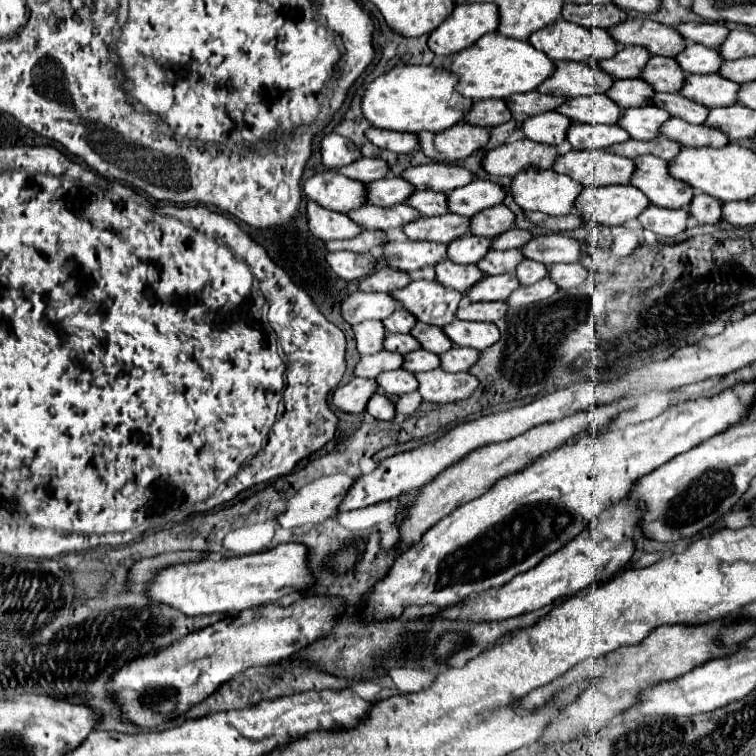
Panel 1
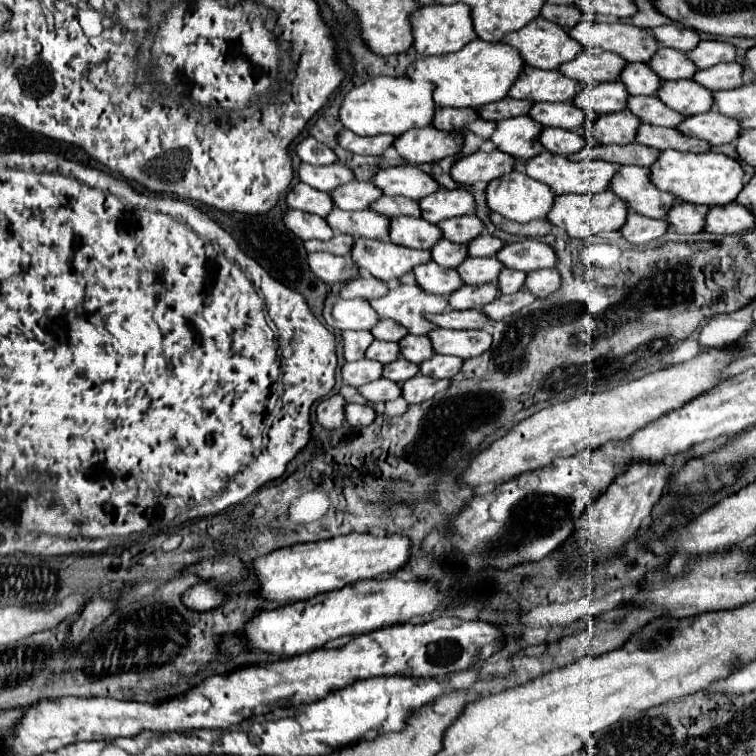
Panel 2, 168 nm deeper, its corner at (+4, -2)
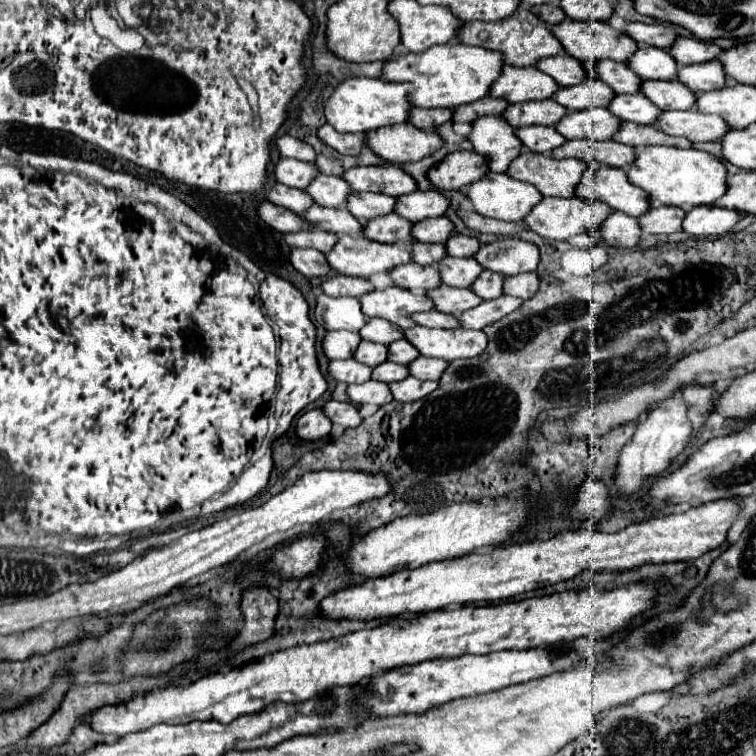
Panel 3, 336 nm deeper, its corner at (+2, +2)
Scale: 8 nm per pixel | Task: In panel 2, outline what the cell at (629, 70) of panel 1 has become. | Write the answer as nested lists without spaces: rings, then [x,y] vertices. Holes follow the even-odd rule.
[[[584,51],[576,59],[562,63],[558,67],[558,71],[562,75],[566,75],[568,79],[574,79],[574,81],[582,83],[584,87],[588,87],[588,85],[614,81],[620,75],[624,65],[626,65],[624,59],[620,59],[618,55],[612,55],[606,51],[602,51],[602,53]]]

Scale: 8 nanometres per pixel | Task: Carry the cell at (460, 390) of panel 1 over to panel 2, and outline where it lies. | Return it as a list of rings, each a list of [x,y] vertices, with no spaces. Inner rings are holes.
[[[414,375],[412,379],[404,381],[402,385],[402,397],[406,399],[408,405],[412,403],[422,403],[432,399],[432,395],[446,391],[450,385],[450,379],[432,379],[432,377],[424,377],[424,375]]]

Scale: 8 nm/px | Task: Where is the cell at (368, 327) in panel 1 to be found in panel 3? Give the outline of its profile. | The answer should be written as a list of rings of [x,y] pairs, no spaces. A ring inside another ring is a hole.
[[[330,331],[326,333],[322,347],[328,359],[350,359],[358,349],[362,337],[352,331]]]

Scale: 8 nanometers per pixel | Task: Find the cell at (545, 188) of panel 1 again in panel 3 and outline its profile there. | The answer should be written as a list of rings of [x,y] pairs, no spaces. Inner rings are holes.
[[[488,173],[466,187],[466,195],[480,215],[500,221],[524,221],[528,211],[542,199],[536,187],[510,179],[504,173]]]

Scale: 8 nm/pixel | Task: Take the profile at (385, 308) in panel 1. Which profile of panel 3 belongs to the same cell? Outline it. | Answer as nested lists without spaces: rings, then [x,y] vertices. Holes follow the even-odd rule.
[[[324,293],[316,299],[314,317],[326,331],[360,331],[368,321],[366,315],[362,315],[362,305],[356,297],[330,297]]]

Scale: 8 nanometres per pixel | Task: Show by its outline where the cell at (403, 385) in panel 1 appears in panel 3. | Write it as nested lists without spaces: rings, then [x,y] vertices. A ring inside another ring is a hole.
[[[374,379],[360,383],[360,385],[348,385],[348,395],[350,395],[352,403],[356,403],[356,405],[366,405],[366,403],[386,405],[392,401],[390,387],[382,381],[374,381]]]

